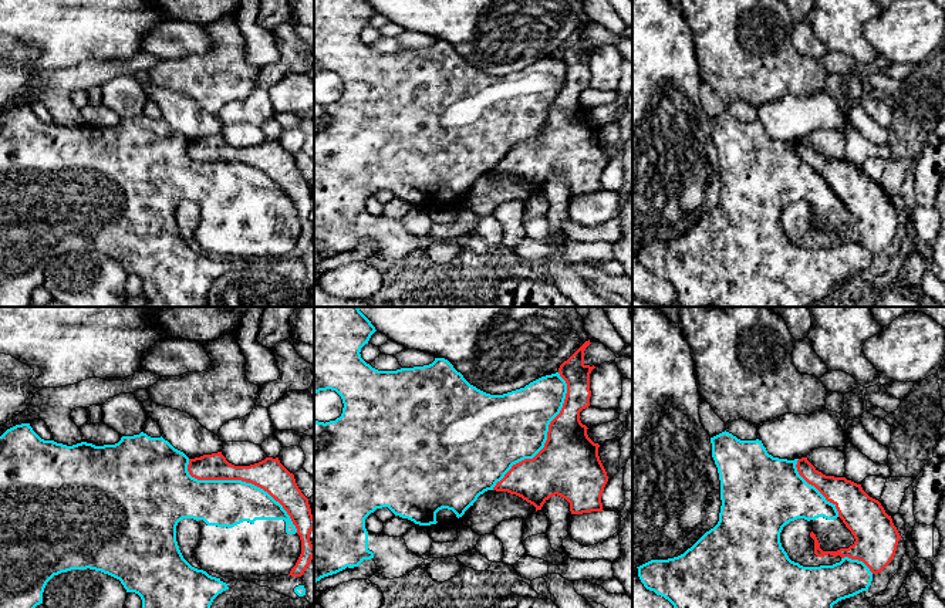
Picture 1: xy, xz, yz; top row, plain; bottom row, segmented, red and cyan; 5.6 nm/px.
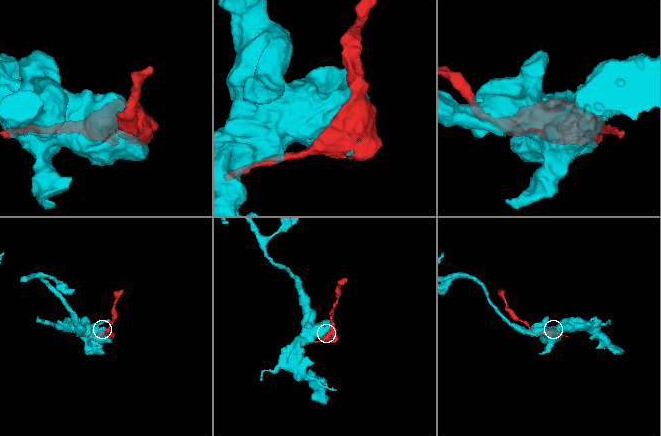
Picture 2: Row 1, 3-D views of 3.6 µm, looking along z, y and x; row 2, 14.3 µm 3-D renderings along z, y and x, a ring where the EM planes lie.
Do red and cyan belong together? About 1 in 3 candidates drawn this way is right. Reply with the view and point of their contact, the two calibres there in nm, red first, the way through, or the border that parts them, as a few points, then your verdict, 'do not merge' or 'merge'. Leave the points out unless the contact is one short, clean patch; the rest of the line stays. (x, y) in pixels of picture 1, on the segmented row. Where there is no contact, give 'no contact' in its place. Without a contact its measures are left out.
meets red in xy at (242, 480); 180 nm thick on the red side, 280 nm on the other; do not merge

